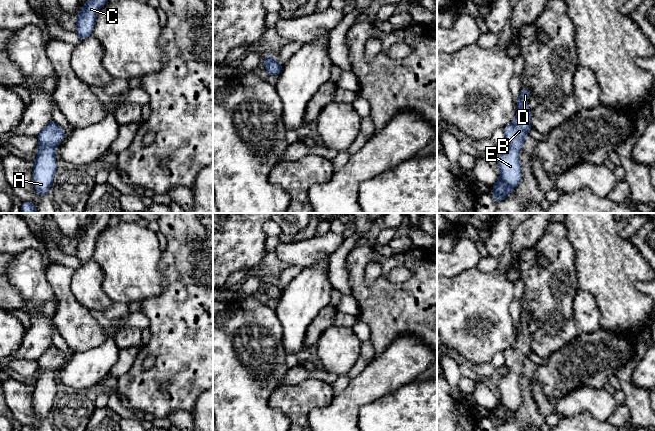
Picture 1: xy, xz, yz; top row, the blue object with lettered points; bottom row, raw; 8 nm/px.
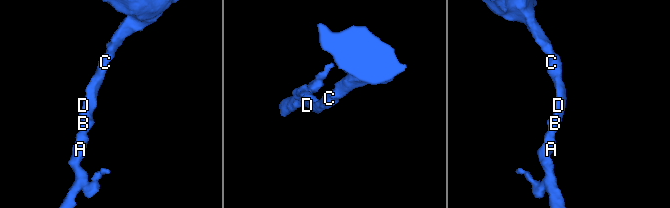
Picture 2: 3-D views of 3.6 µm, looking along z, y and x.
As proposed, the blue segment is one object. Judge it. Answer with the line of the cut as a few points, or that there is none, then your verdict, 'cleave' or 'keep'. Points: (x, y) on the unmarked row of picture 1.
no cut; keep

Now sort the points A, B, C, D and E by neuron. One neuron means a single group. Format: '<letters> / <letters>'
A B C D E

